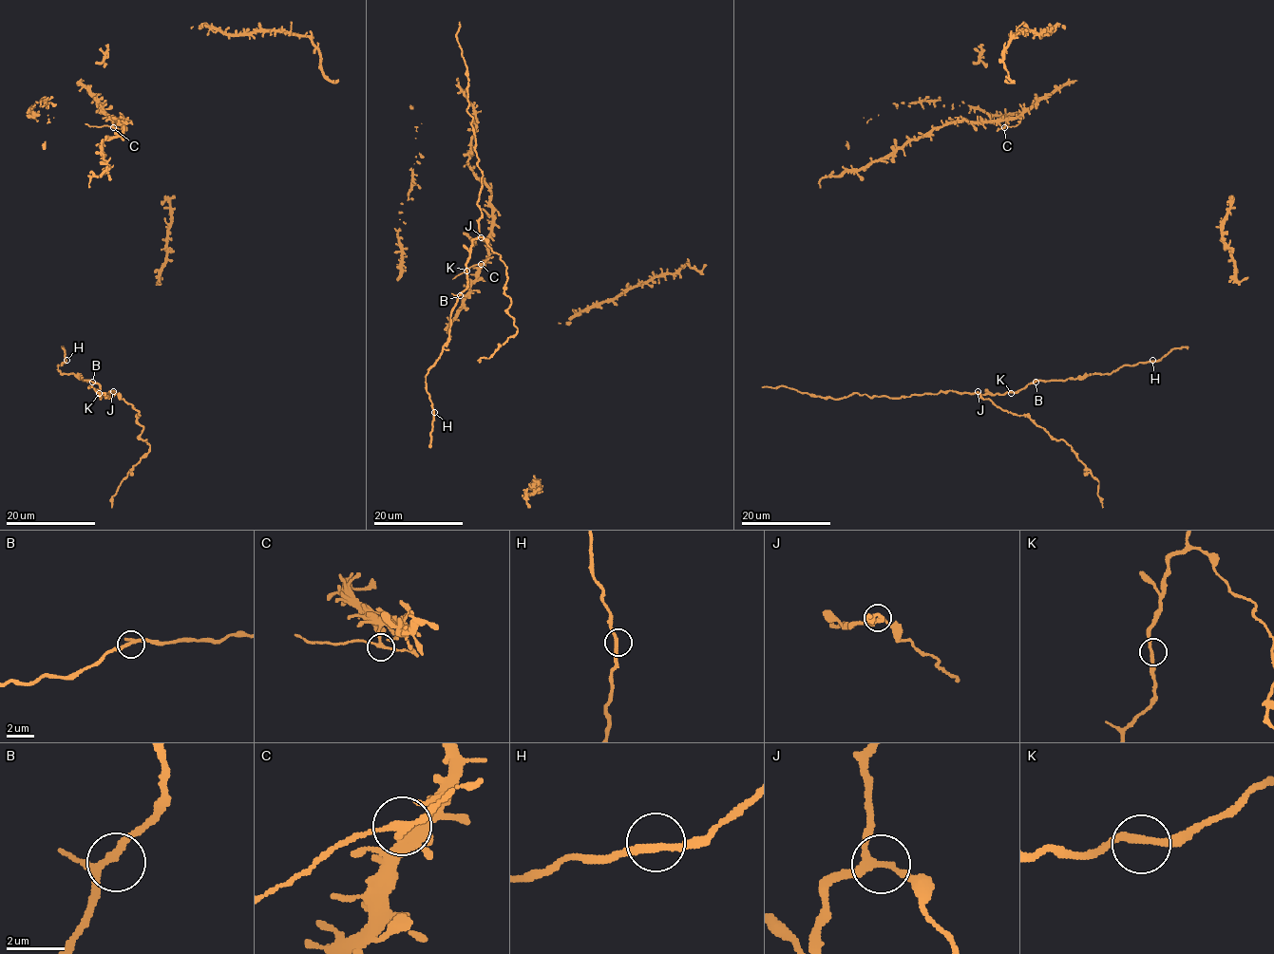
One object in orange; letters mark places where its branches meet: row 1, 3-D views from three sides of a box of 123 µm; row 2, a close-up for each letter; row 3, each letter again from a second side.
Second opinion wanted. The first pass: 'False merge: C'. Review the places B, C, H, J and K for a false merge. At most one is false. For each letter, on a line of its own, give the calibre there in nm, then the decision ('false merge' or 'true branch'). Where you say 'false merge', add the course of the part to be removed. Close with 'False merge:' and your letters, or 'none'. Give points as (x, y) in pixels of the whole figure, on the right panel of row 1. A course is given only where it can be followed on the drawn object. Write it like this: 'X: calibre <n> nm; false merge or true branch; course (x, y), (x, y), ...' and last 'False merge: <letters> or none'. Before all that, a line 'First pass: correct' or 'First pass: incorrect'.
First pass: correct
B: calibre 200 nm; true branch
C: calibre 190 nm; false merge; course (1004, 128), (1018, 123)
H: calibre 240 nm; true branch
J: calibre 200 nm; true branch
K: calibre 240 nm; true branch
False merge: C

